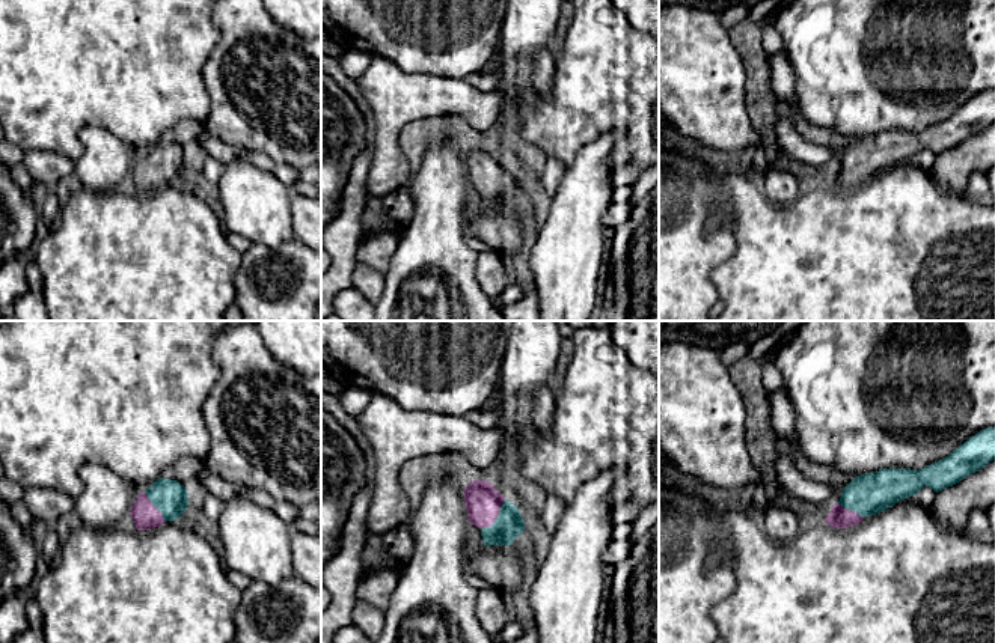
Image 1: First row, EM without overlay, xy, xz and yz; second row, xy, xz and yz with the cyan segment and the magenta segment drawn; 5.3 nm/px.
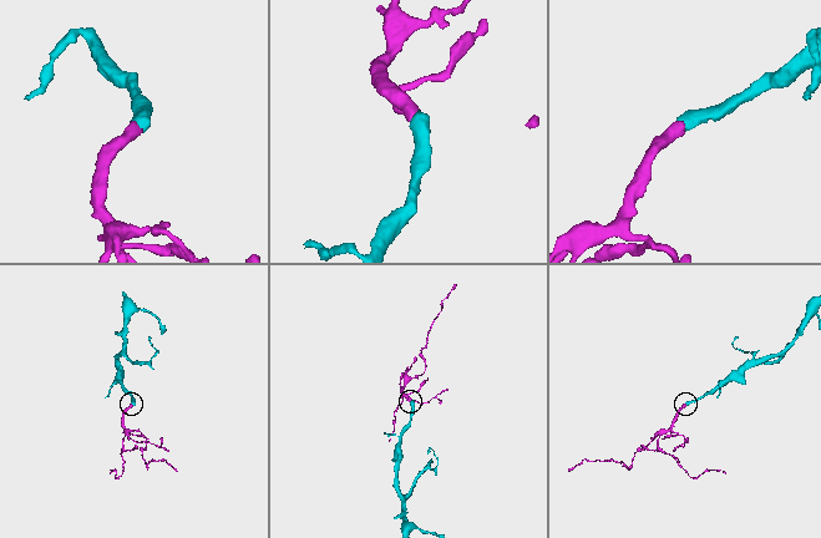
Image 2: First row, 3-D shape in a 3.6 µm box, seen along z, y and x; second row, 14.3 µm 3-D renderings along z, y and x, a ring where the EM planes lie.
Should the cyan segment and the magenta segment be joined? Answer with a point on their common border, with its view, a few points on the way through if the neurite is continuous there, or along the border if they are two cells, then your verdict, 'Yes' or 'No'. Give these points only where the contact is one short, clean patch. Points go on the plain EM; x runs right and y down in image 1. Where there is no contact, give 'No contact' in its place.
Touches cyan at xz (498, 178). Path across: xz (508, 187), (498, 178), (483, 164). Yes

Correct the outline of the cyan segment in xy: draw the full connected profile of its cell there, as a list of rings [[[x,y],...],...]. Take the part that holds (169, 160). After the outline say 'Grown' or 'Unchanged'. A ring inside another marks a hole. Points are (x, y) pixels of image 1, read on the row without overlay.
[[[158,140],[133,166],[130,178],[137,193],[149,193],[181,181],[188,169],[188,155],[184,148],[172,142]]]. Grown

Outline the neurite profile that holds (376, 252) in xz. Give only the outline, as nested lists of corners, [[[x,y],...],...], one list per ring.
[[[406,226],[400,227],[400,235],[380,232],[368,238],[362,236],[360,245],[354,258],[356,264],[366,265],[386,277],[390,261],[406,232]]]

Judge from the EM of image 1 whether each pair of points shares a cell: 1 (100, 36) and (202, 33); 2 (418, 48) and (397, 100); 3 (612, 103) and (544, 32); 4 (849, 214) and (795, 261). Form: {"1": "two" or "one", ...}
{"1": "one", "2": "two", "3": "two", "4": "one"}

